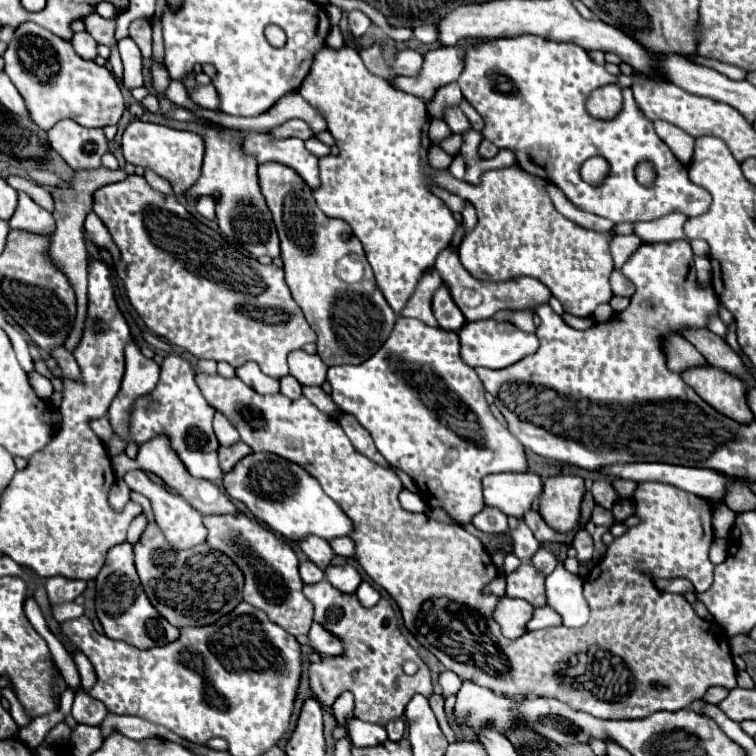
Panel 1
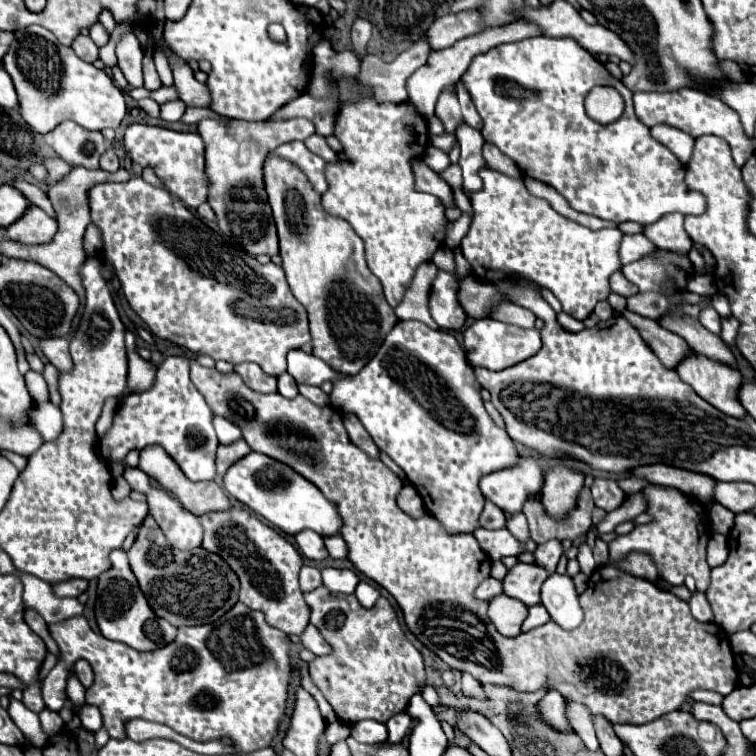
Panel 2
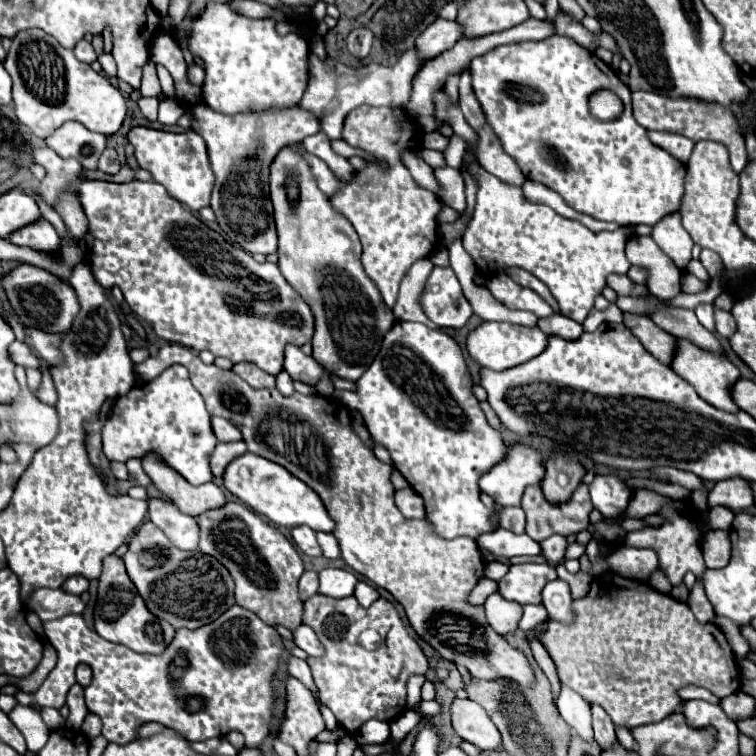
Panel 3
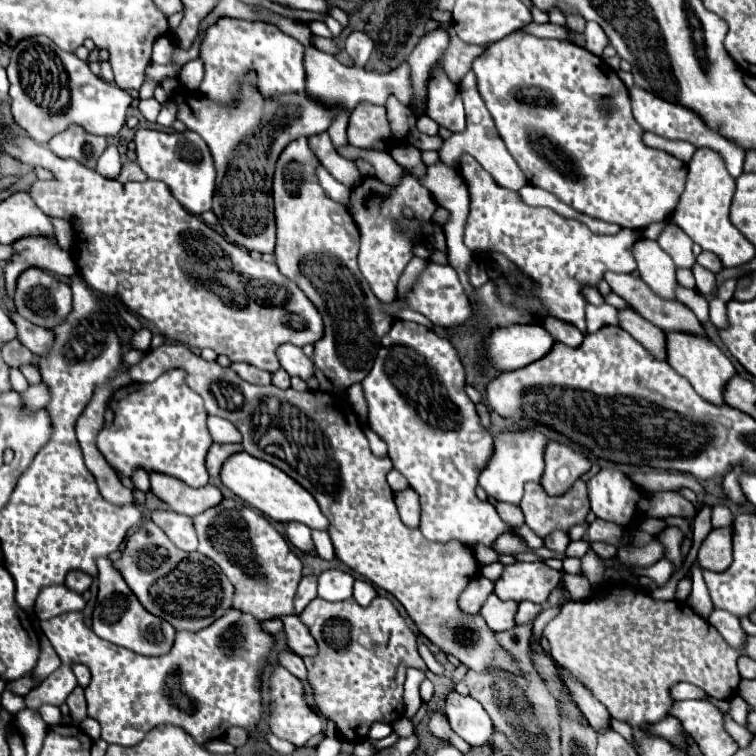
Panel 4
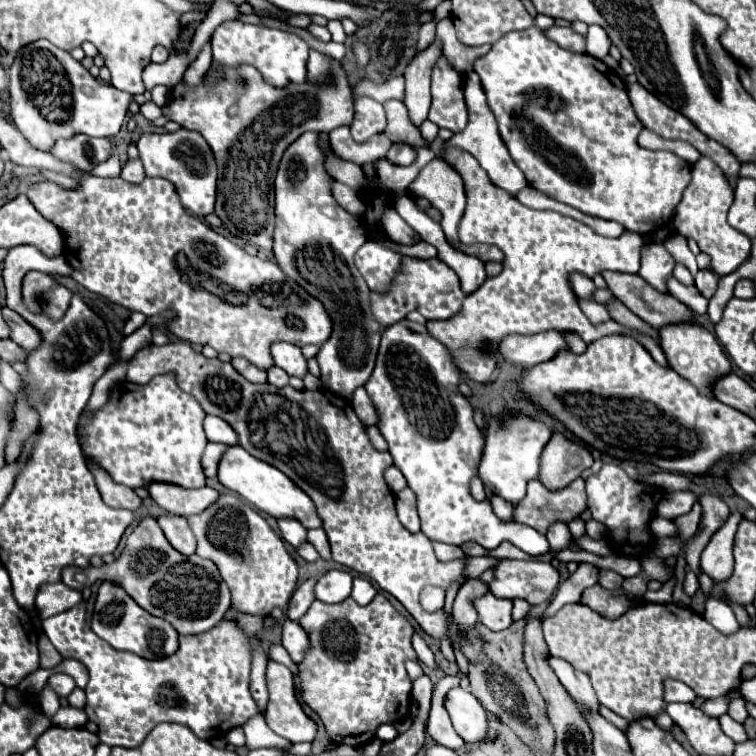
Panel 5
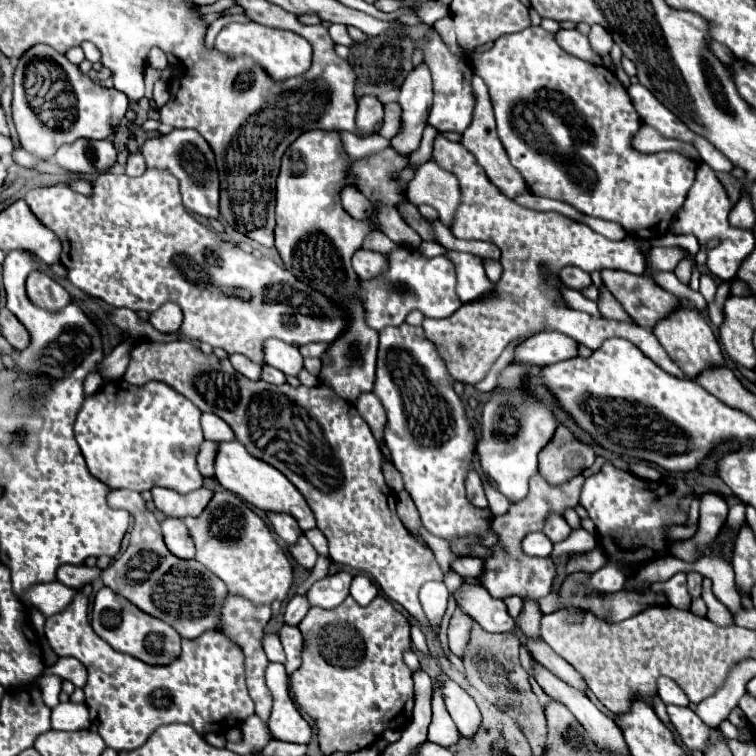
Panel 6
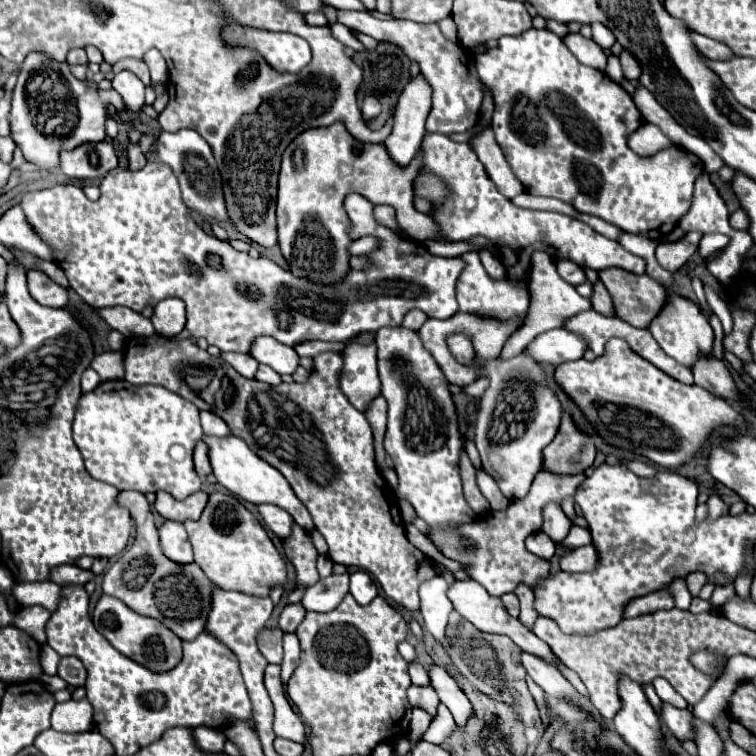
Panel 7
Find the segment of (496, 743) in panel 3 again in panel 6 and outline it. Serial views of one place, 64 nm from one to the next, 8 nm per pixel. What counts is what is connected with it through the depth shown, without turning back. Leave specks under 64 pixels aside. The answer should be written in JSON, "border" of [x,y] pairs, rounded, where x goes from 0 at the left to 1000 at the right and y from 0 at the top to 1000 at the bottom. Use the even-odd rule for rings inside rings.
{"border":[[[582,889],[577,894],[577,905],[582,907],[585,913],[585,923],[587,923],[587,931],[601,952],[601,958],[606,960],[606,968],[611,974],[627,974],[630,971],[630,963],[635,960],[635,939],[630,934],[630,929],[601,902],[595,899],[587,889]]]}

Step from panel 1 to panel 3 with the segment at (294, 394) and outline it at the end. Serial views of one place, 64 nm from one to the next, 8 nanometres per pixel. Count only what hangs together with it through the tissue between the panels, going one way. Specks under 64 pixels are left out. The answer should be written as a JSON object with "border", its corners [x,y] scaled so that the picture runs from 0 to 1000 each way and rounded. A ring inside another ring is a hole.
{"border":[[[373,489],[368,497],[365,497],[365,513],[376,521],[376,524],[384,524],[389,519],[389,511],[386,511],[386,500],[381,497],[378,489]]]}

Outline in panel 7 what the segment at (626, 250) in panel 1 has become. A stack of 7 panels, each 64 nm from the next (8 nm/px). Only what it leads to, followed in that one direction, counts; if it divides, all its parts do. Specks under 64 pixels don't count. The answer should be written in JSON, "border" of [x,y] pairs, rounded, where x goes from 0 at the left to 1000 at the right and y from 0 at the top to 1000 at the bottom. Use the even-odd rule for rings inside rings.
{"border":[[[899,317],[894,323],[870,323],[868,341],[876,354],[892,360],[899,357],[910,347],[910,341],[915,341],[918,333],[921,333],[918,323],[913,323],[910,317]]]}

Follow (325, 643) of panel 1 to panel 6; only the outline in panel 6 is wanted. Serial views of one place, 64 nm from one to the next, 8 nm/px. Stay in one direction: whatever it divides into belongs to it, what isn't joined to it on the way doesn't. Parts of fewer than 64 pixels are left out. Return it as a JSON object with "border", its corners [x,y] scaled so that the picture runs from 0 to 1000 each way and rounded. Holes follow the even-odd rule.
{"border":[[[373,828],[370,847],[373,847],[376,862],[378,862],[378,876],[376,876],[378,889],[386,892],[392,884],[397,884],[397,862],[399,862],[399,852],[402,852],[399,841],[397,841],[397,833]]]}

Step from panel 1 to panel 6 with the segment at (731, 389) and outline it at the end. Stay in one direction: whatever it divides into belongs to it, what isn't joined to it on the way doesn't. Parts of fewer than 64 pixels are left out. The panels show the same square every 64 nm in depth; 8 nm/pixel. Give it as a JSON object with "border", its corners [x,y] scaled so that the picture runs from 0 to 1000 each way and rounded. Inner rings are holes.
{"border":[[[897,405],[889,415],[884,415],[881,421],[876,421],[865,434],[862,434],[865,444],[870,447],[870,452],[876,455],[876,460],[881,463],[881,468],[918,503],[918,497],[923,492],[929,492],[931,487],[939,484],[955,484],[958,481],[958,471],[950,455],[950,447],[944,442],[944,437],[939,434],[939,429],[931,423],[931,418],[926,413],[921,413],[918,407],[907,407],[907,405]]]}

